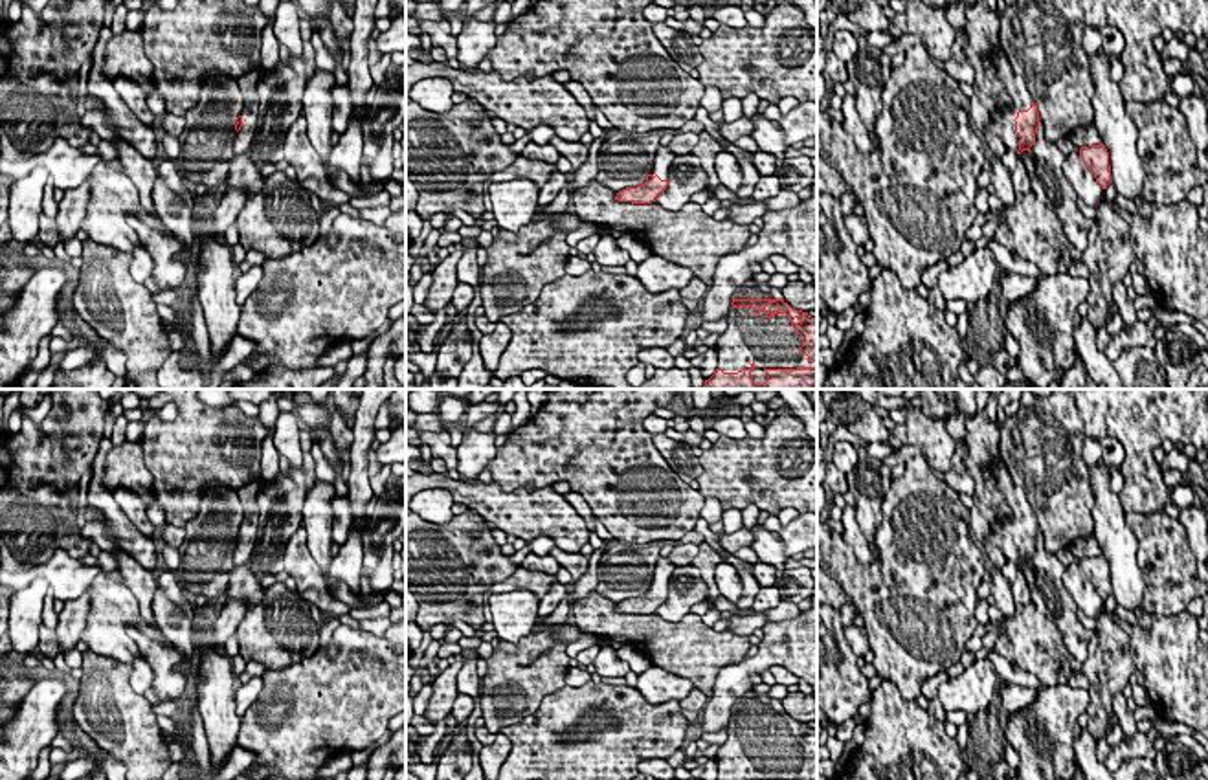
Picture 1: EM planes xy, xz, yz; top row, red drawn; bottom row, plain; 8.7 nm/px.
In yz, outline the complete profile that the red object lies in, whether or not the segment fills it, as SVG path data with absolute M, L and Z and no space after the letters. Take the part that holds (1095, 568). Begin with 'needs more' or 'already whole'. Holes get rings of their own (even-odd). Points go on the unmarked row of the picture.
already whole; M1100 554L1100 556L1081 558L1079 569L1087 576L1087 580L1094 585L1100 598L1107 600L1107 596L1111 595L1111 576L1105 556Z

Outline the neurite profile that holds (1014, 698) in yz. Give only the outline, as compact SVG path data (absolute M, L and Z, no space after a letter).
M1015 683L999 686L999 694L1001 707L1010 714L1030 707L1037 699L1037 690Z

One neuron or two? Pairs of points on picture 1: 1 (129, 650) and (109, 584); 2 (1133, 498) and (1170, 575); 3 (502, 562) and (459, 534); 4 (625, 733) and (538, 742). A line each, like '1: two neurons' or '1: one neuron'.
1: one neuron
2: two neurons
3: one neuron
4: one neuron

